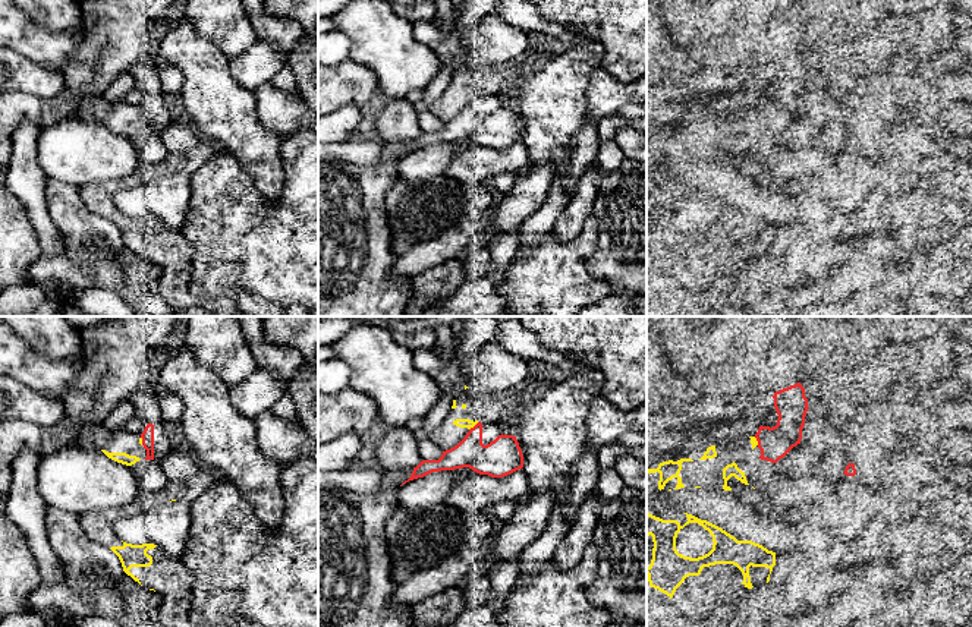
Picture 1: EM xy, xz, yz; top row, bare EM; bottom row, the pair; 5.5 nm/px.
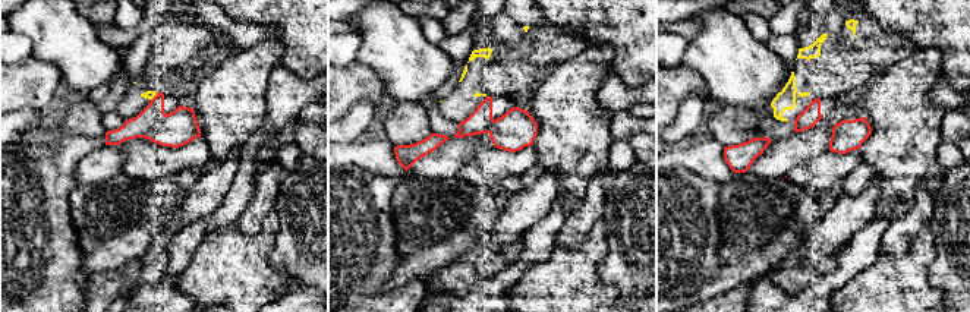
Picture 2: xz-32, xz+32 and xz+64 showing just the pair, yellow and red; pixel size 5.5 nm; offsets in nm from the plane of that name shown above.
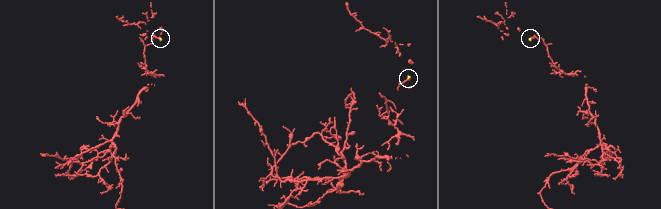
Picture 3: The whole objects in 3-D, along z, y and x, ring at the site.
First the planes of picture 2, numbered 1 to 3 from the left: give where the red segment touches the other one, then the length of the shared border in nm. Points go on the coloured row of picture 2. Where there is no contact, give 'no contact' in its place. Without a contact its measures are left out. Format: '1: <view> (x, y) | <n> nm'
1: xz-32 (154, 95) | 60 nm
2: no contact
3: no contact

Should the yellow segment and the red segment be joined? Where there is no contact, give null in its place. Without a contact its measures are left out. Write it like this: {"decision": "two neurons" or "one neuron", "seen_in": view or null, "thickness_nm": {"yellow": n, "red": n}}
{"decision": "two neurons", "seen_in": "xz", "thickness_nm": {"yellow": 50, "red": 200}}

